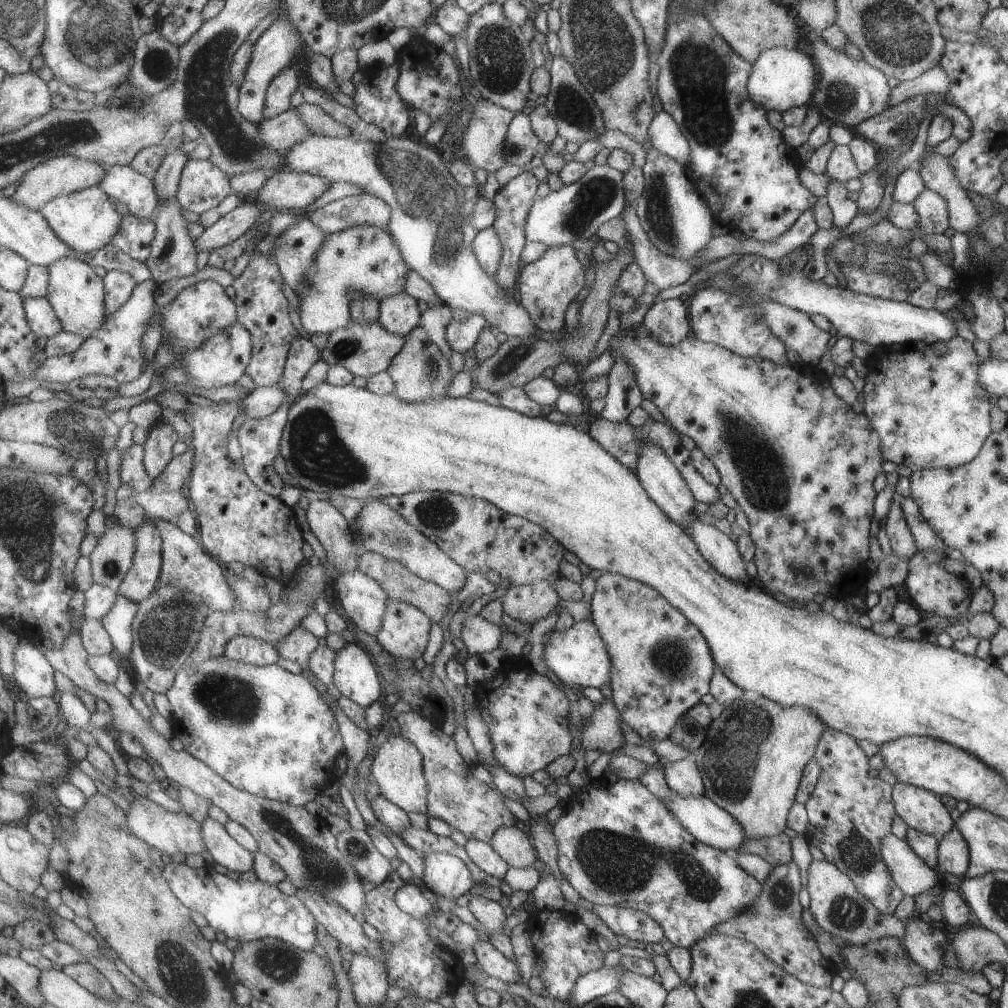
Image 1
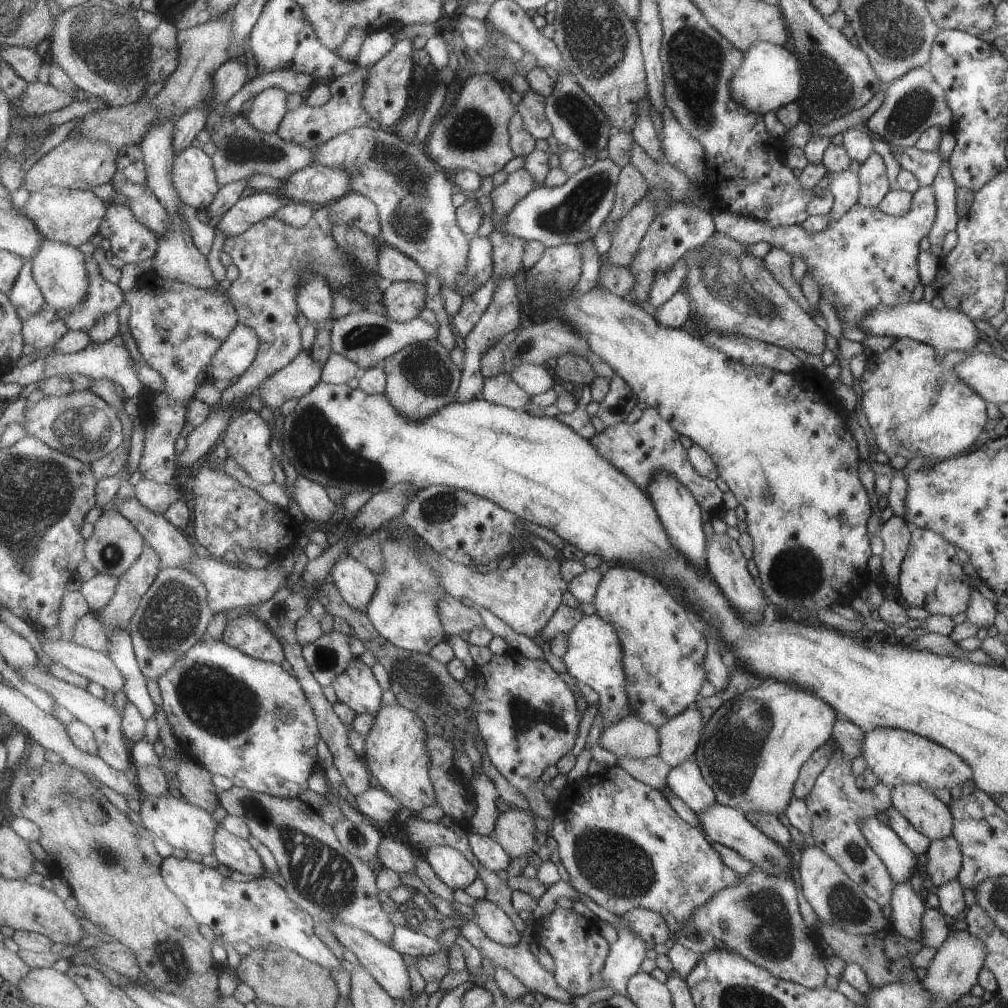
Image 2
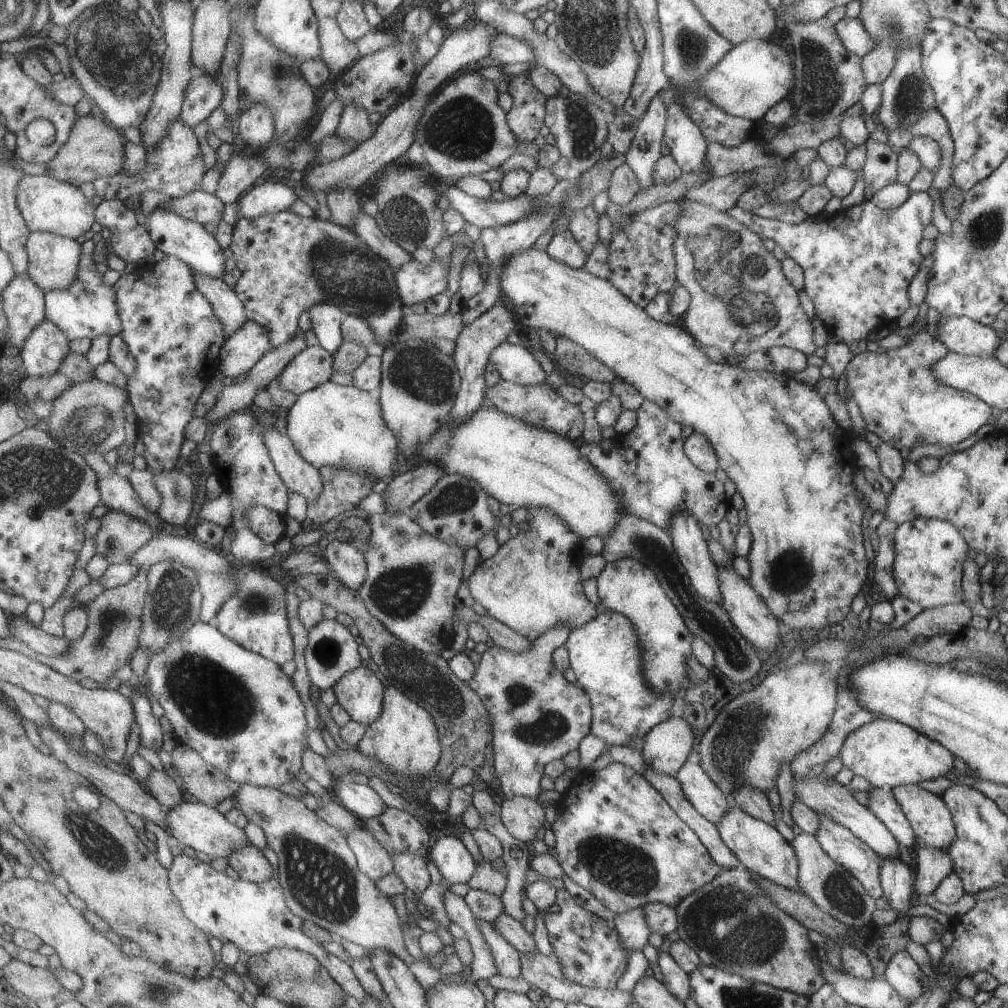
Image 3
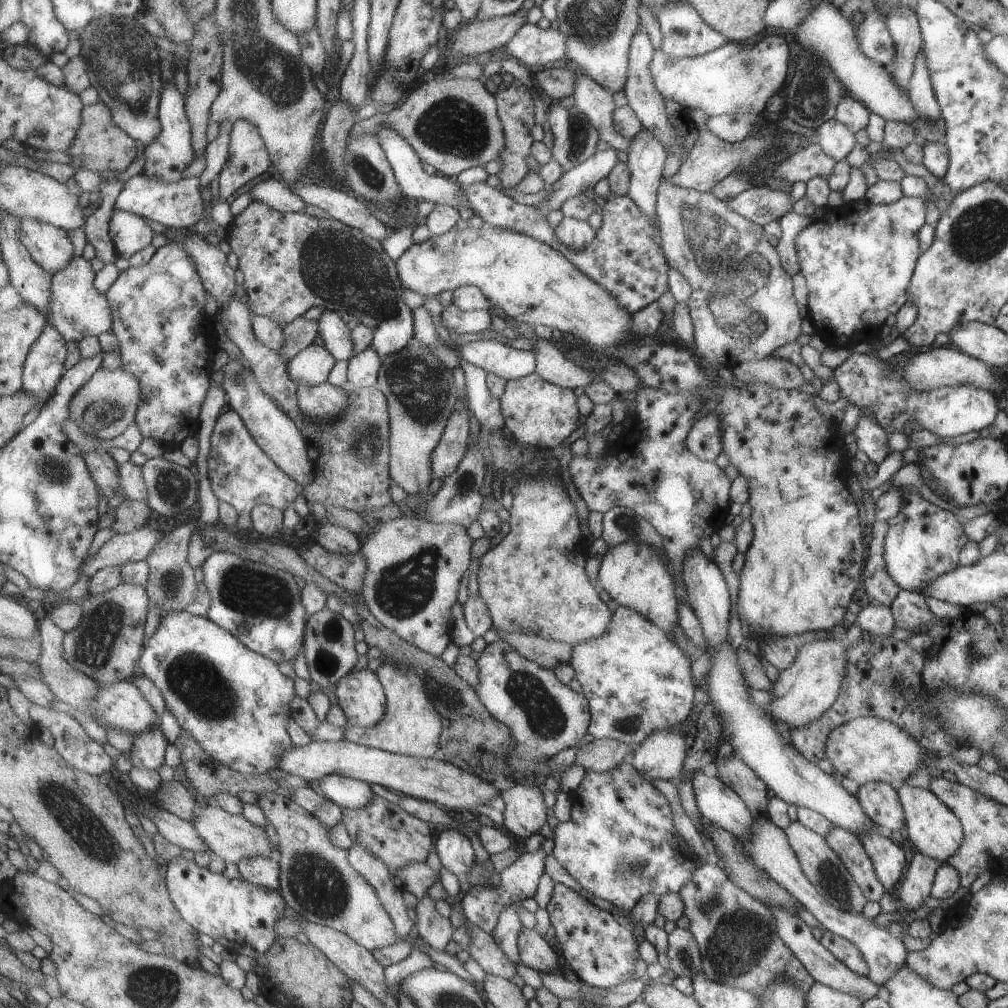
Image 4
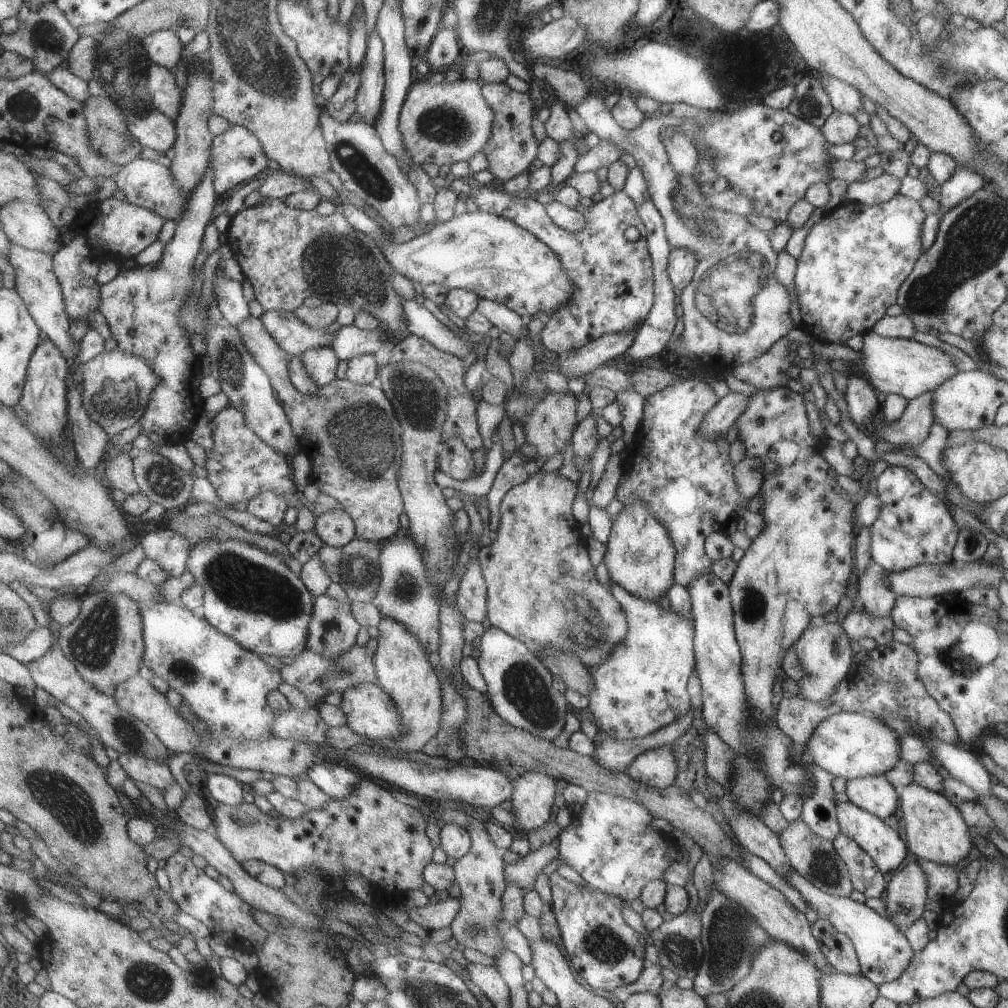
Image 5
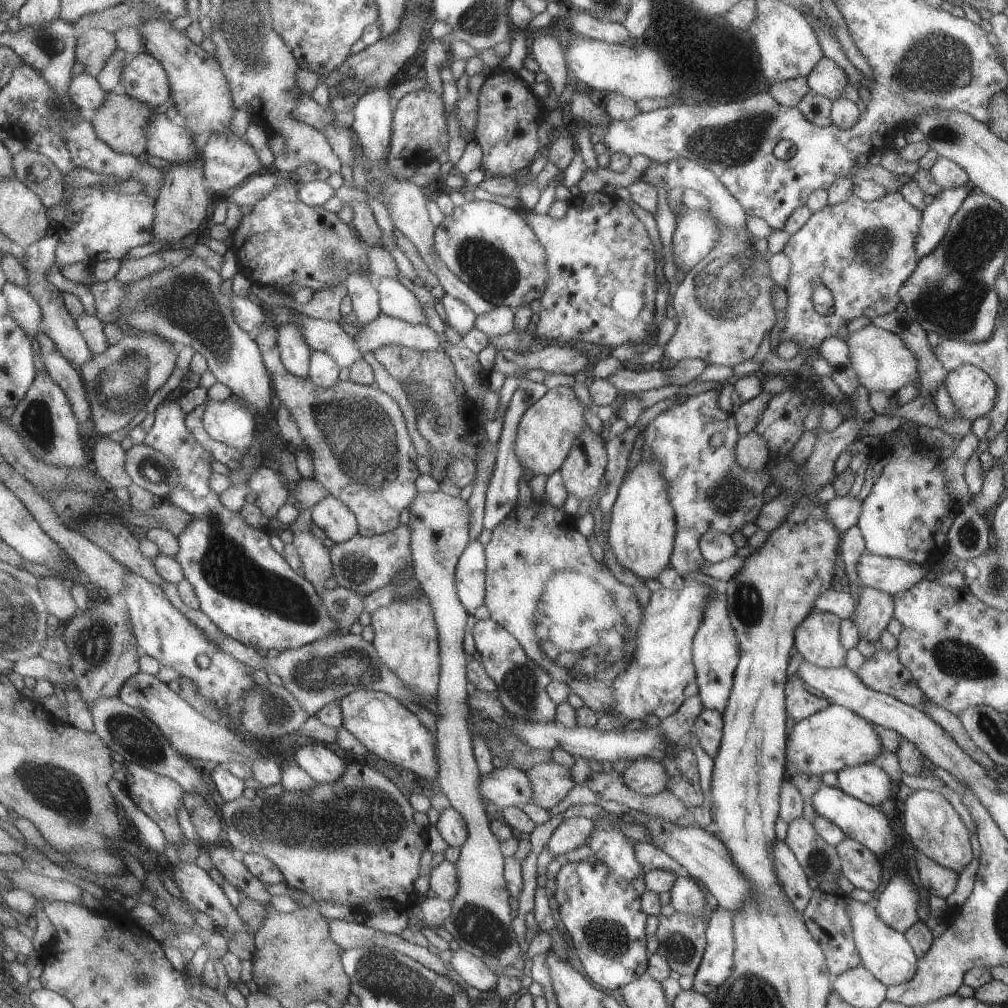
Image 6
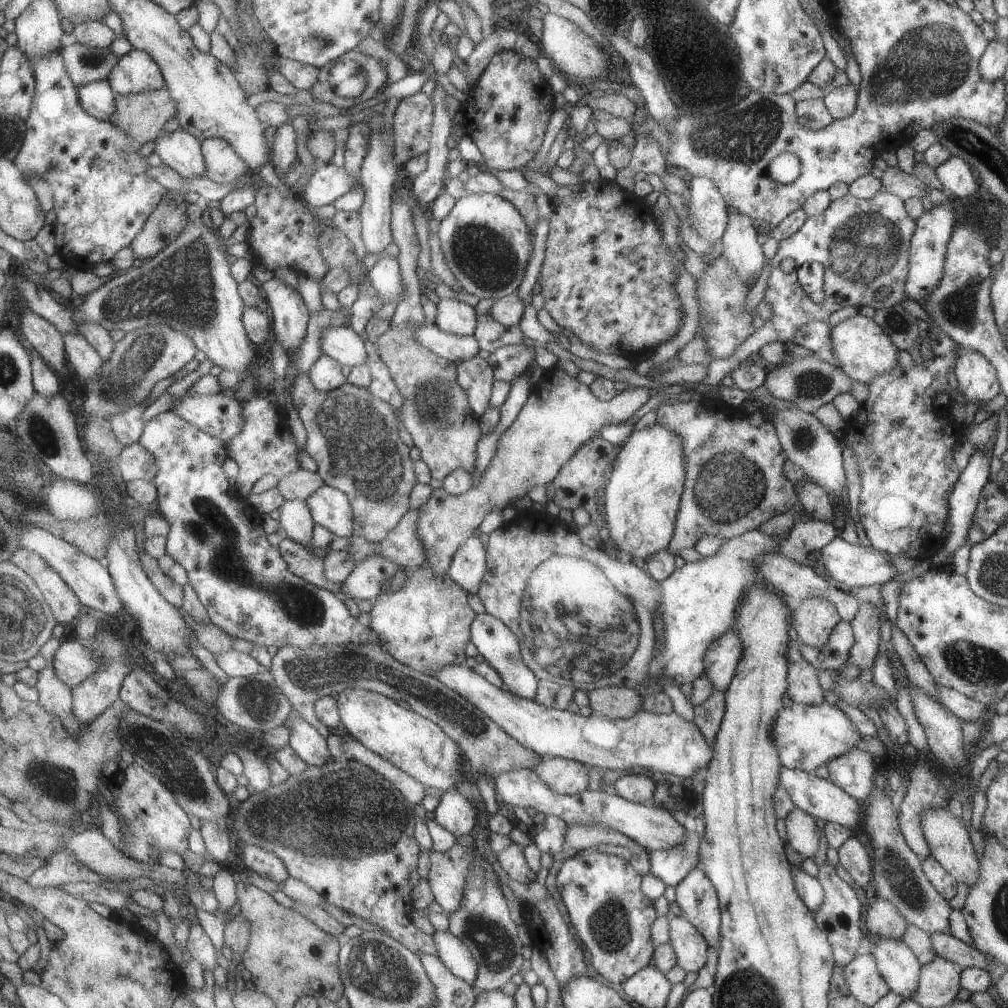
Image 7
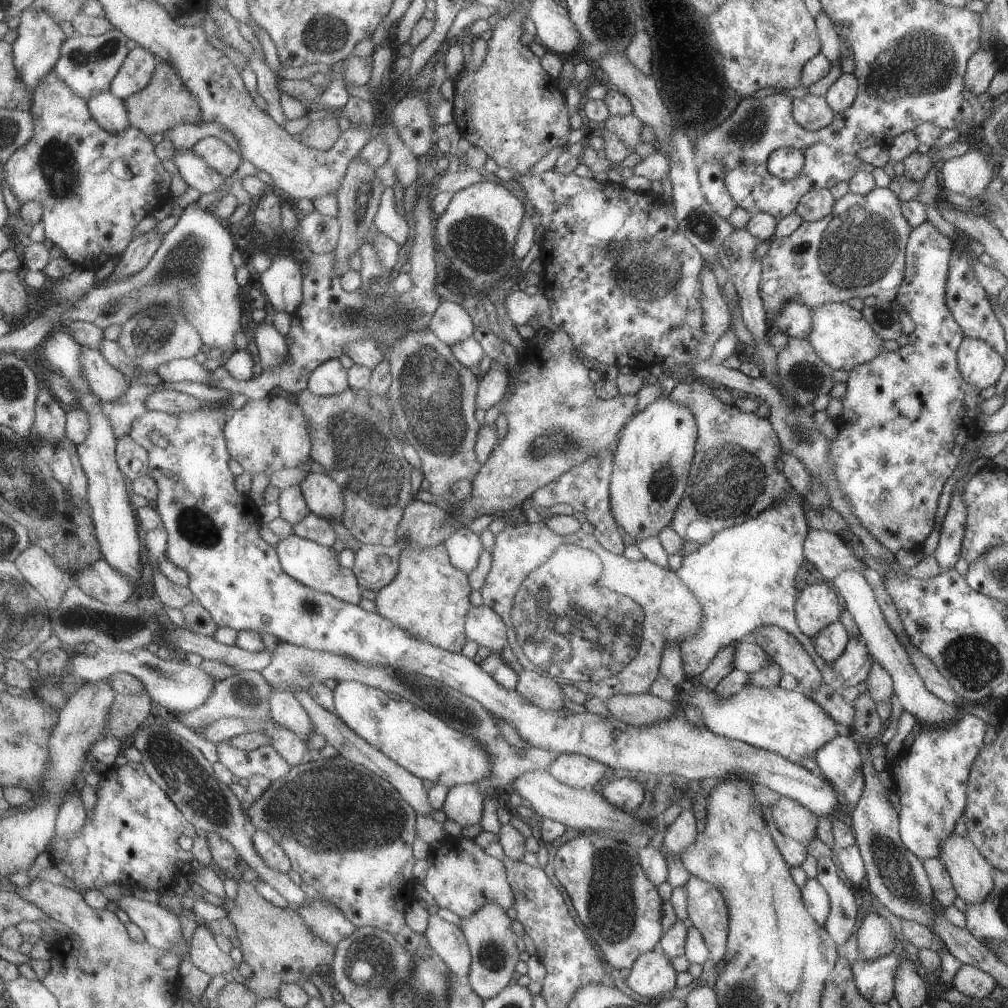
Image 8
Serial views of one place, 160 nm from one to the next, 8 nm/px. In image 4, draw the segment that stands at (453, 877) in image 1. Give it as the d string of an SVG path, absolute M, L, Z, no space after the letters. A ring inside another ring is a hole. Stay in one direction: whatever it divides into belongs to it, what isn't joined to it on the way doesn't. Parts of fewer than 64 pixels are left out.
M447 829L438 835L436 852L443 866L465 880L476 864L476 850L472 840L463 832Z

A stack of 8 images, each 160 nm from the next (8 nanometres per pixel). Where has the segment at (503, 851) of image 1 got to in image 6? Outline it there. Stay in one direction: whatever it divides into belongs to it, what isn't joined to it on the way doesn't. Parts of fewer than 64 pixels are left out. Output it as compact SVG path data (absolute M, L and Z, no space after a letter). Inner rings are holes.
M555 762L535 764L525 772L531 784L531 803L548 811L565 798L576 785L572 780L570 768Z

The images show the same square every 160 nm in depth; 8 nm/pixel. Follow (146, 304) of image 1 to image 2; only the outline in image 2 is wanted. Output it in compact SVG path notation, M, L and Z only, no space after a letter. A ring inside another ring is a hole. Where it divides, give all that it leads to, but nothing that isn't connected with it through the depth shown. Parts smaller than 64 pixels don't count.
M120 332L117 336L107 342L96 343L91 341L89 346L76 353L62 353L58 352L53 355L47 355L45 357L38 357L32 363L25 365L21 368L15 368L5 373L2 376L2 382L14 382L21 386L27 386L31 382L40 382L42 380L50 379L51 377L59 375L73 375L81 373L82 375L89 375L95 379L106 378L114 384L120 384L128 394L129 398L141 397L144 390L143 381L140 379L137 372L135 362L129 354L129 348L127 348L127 342L125 342L124 332Z

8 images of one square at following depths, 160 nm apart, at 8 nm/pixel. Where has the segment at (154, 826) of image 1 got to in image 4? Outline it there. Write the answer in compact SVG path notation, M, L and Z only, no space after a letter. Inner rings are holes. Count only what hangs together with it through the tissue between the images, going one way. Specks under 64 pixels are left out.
M207 805L202 808L202 813L198 814L191 823L193 823L194 829L197 830L197 834L204 840L206 846L227 863L232 862L236 865L244 858L277 858L280 856L277 846L271 844L264 828L255 826L255 824L251 824L250 820L245 820L242 815L231 814L219 806Z

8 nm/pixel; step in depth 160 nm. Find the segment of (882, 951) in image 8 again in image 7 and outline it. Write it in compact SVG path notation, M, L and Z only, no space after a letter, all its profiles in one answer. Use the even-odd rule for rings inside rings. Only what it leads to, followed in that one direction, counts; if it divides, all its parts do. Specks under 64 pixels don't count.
M875 900L865 916L866 934L871 934L875 938L902 939L906 926L905 920L887 900Z

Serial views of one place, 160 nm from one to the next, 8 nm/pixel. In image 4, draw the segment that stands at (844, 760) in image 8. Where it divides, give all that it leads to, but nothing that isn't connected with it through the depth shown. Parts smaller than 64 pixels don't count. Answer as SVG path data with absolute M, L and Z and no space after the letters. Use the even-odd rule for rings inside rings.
M869 781L859 786L855 796L877 828L900 832L899 828L904 824L904 812L895 786Z

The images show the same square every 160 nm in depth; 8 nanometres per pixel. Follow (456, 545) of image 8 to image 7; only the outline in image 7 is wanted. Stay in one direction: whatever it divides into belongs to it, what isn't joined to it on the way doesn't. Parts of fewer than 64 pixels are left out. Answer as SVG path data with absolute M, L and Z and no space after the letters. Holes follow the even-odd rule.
M469 538L453 556L449 575L469 595L478 595L487 573L488 548L479 538Z

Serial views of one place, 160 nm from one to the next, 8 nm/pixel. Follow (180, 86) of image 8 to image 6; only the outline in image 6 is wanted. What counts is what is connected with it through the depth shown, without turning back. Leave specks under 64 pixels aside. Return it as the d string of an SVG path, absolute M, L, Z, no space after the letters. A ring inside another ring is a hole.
M109 91L105 104L89 114L93 126L96 128L97 135L113 150L120 154L131 154L135 157L141 157L148 152L149 138L147 138L147 128L151 124L151 118L155 116L162 107L151 106L147 102L129 96L126 92L123 95L115 94Z

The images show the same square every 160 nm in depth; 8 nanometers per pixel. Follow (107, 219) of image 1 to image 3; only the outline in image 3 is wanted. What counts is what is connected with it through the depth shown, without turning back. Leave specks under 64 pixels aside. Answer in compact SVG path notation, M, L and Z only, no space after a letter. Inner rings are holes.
M26 175L17 188L17 204L32 232L48 231L59 236L89 236L96 221L96 208L77 184L63 183L51 175Z

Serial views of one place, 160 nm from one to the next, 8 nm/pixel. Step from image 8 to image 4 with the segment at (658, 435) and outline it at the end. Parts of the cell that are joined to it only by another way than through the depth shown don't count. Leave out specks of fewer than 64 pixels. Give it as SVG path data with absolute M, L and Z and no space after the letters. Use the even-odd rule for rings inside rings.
M635 541L608 548L601 558L595 584L606 599L638 612L666 635L673 636L671 628L678 622L678 600L674 595L672 578L656 550Z

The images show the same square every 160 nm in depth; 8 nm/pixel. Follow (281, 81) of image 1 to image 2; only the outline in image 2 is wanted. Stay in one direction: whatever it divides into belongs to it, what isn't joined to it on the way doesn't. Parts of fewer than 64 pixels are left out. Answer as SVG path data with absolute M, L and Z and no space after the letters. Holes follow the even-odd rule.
M268 88L254 98L254 107L247 115L251 124L261 132L277 133L288 113L288 93L284 88Z

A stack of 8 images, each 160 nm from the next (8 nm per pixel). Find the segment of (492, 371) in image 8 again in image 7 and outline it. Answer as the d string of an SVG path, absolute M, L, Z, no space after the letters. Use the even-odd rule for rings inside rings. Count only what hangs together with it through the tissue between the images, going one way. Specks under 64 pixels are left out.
M522 343L503 345L491 353L487 360L494 367L496 381L510 384L511 380L516 380L523 372L528 371L533 360L535 361L535 352Z

